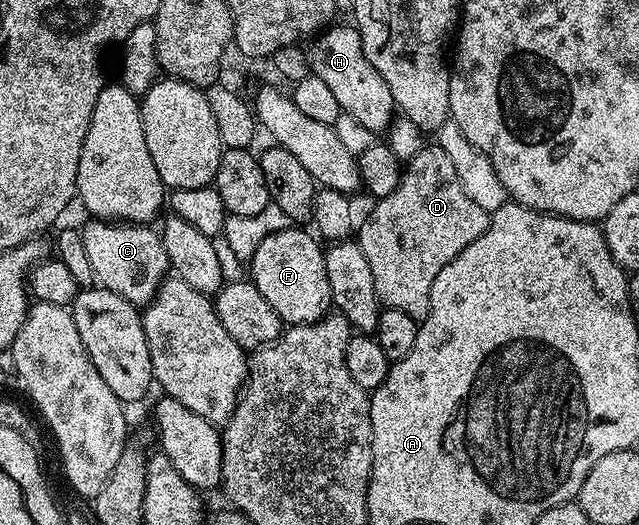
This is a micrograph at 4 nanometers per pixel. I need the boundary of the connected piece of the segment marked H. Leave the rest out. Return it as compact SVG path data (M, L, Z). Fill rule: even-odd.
M336 23L325 28L311 42L308 62L312 68L311 76L322 79L322 83L330 87L334 99L338 99L338 107L343 116L354 119L374 135L383 134L391 126L398 113L394 95L390 95L390 87L386 87L386 79L382 79L382 75L374 71L374 63L366 59L360 46L360 32L357 31L355 24Z

